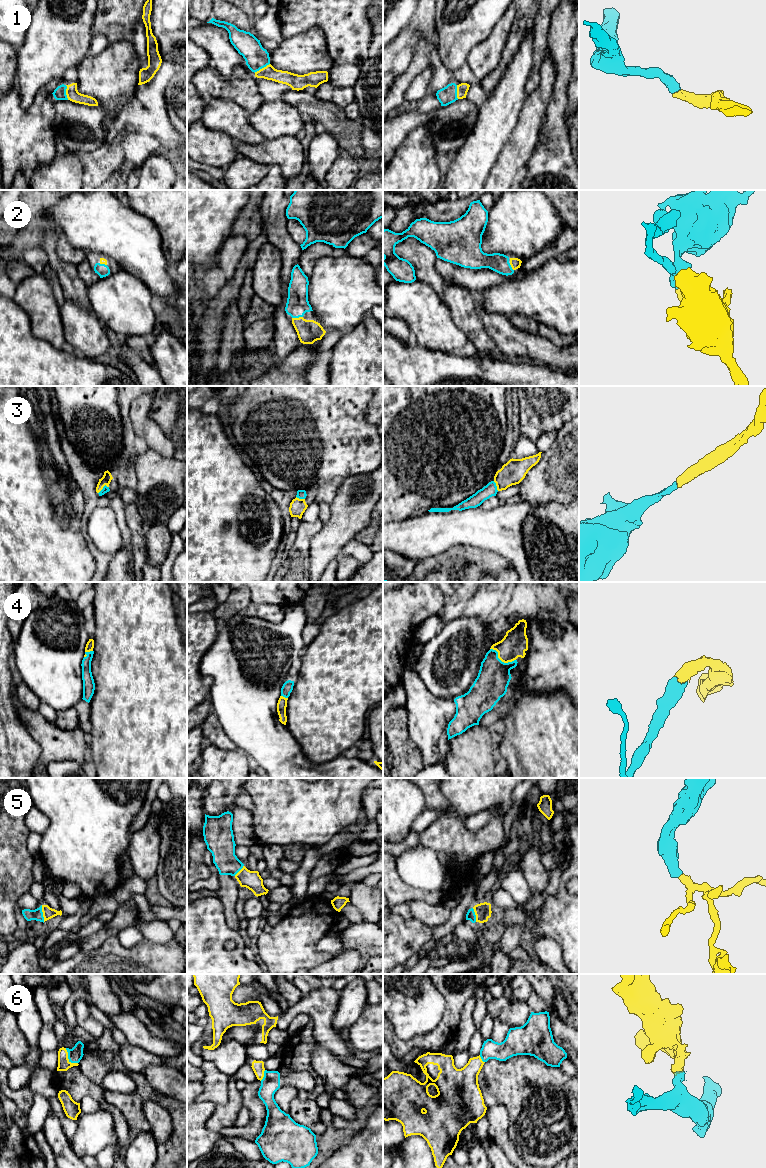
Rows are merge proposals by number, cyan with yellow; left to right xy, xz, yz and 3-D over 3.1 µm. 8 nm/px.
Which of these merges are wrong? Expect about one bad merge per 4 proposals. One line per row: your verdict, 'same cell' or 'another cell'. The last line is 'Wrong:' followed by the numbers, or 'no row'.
1: same cell
2: same cell
3: same cell
4: same cell
5: same cell
6: same cell
Wrong: no row

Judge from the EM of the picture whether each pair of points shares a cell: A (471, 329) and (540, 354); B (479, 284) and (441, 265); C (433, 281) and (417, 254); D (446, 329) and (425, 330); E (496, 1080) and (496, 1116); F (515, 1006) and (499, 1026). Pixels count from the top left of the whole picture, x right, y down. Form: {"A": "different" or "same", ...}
{"A": "different", "B": "same", "C": "same", "D": "same", "E": "different", "F": "different"}

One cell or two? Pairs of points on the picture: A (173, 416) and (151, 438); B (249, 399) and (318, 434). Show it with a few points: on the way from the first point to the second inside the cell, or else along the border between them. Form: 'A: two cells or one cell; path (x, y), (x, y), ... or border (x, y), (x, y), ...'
A: two cells; border (154, 421), (173, 442), (174, 448)
B: one cell; path (266, 416), (270, 419), (301, 420)

